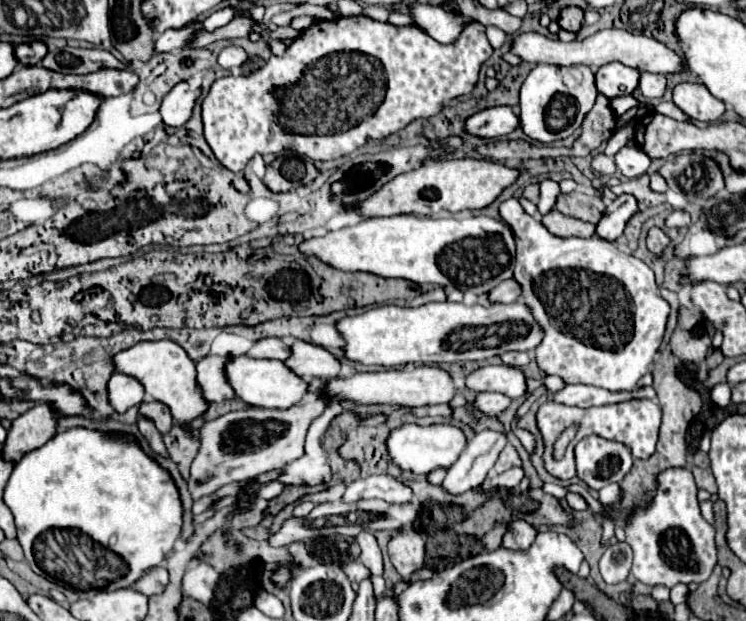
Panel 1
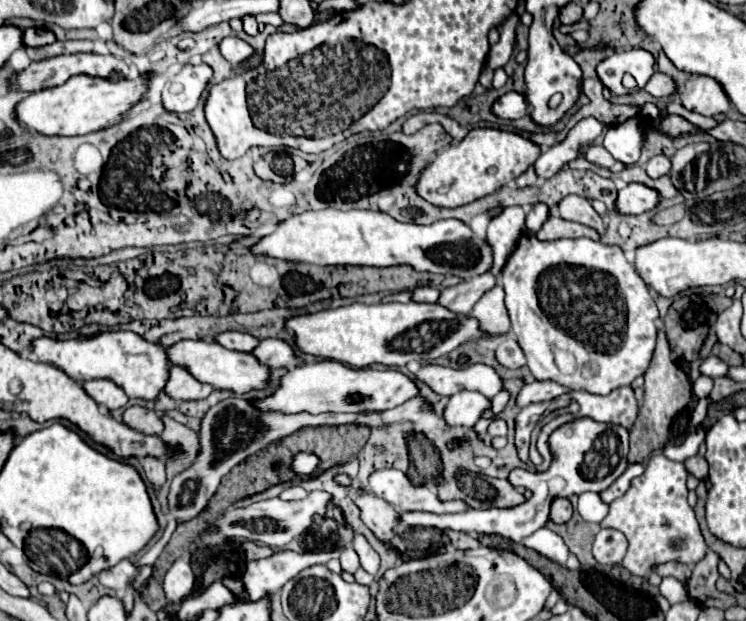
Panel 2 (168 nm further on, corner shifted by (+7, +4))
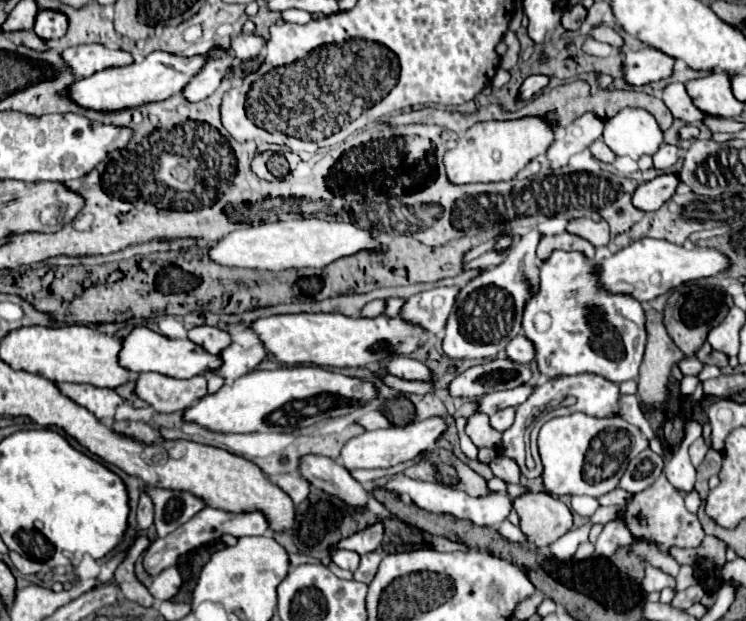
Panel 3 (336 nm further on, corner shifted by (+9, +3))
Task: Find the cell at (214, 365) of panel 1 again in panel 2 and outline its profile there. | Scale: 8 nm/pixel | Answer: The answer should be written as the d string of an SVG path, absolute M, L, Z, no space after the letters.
M172 367L168 375L168 385L164 385L164 393L176 401L200 401L212 393L212 385L198 383L188 371Z

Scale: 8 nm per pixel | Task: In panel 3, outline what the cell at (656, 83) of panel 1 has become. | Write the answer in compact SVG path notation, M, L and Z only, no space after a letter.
M680 82L668 84L662 90L662 100L664 100L666 108L672 112L674 118L680 118L680 120L684 120L688 124L700 122L704 118L704 114L690 102L690 96L686 94L684 84L680 84Z

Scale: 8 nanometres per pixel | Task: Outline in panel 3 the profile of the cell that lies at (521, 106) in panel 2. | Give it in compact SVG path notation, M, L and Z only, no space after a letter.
M528 76L520 88L520 100L532 100L548 84L546 76Z

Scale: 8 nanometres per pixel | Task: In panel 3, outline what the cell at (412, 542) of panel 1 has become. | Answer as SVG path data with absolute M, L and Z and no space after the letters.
M304 456L300 462L302 476L316 488L330 496L340 498L350 508L364 512L372 494L356 480L352 474L332 458L324 456Z

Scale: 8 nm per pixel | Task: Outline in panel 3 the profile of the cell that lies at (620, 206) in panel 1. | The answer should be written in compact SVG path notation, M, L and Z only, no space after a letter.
M662 174L650 182L642 182L632 194L632 204L642 212L658 210L674 194L676 184L678 176L668 176L668 174Z

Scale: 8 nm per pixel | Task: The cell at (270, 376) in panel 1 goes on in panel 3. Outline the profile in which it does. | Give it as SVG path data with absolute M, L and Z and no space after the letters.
M144 326L134 328L132 334L124 338L120 362L132 372L158 372L170 378L194 378L210 374L222 366L222 358L218 354L210 354L202 346L196 346L190 340L170 340Z

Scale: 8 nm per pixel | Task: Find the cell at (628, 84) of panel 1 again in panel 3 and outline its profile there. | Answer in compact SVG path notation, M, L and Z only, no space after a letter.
M642 48L642 50L628 50L624 52L622 68L624 68L624 80L630 86L644 86L662 78L668 78L672 74L674 58L662 54L654 48Z

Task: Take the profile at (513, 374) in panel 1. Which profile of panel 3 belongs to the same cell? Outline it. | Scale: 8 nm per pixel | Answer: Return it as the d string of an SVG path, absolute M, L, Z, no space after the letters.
M394 358L386 364L386 370L388 370L388 374L392 374L396 378L402 378L402 380L434 384L432 370L426 364L422 364L418 360L412 360L412 358Z

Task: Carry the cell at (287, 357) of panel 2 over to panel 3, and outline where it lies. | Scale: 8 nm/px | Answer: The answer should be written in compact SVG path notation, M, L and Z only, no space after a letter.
M232 344L228 346L222 354L222 370L218 370L218 376L224 376L224 378L240 378L248 372L252 372L268 354L264 350L264 346L252 346L252 348L240 348L238 344Z

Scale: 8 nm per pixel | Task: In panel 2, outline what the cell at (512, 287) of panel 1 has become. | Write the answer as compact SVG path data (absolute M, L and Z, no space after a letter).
M482 273L480 277L472 277L472 281L462 281L454 287L442 287L438 305L450 309L456 315L468 315L474 303L496 285L496 277L492 273Z

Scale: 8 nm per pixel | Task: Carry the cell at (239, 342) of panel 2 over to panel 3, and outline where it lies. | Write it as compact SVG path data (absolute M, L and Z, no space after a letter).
M198 326L198 328L192 328L188 332L188 338L202 346L204 350L208 350L210 354L220 354L222 350L226 350L230 344L232 344L232 338L228 332L220 330L220 328L212 328L212 326Z

